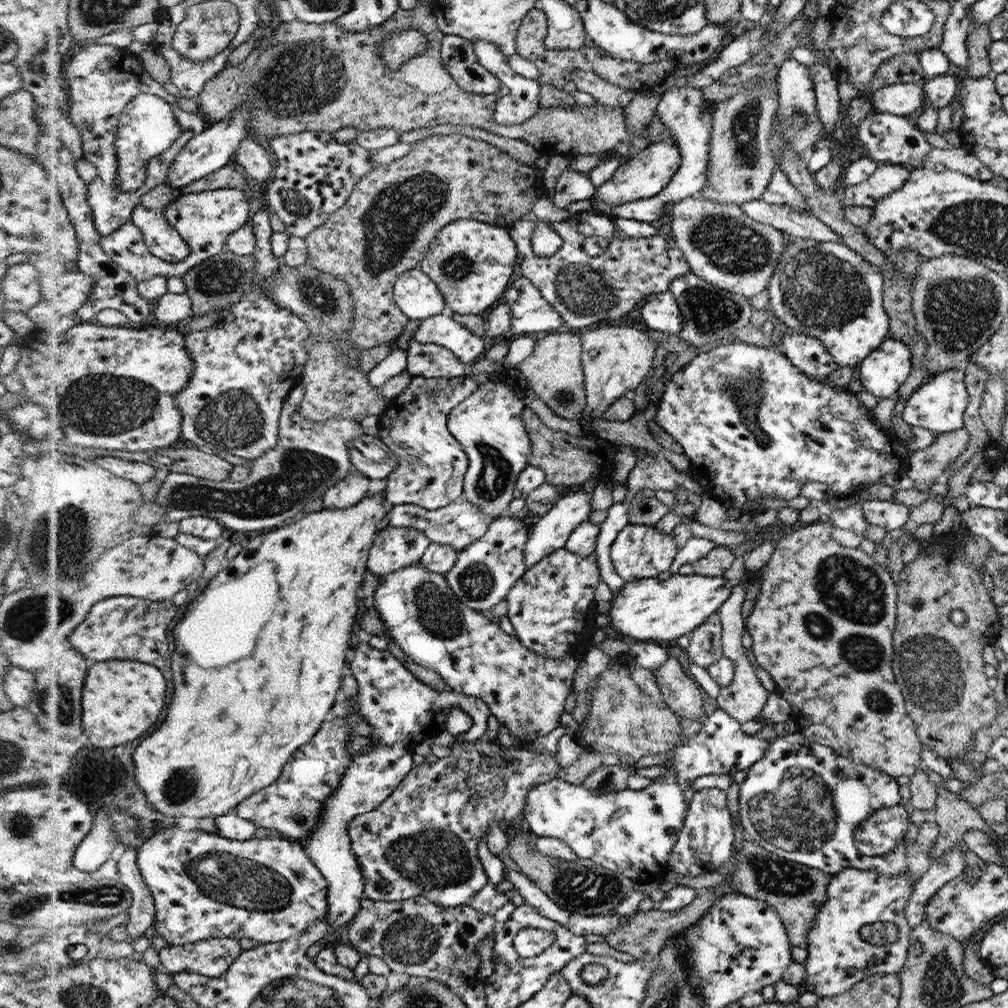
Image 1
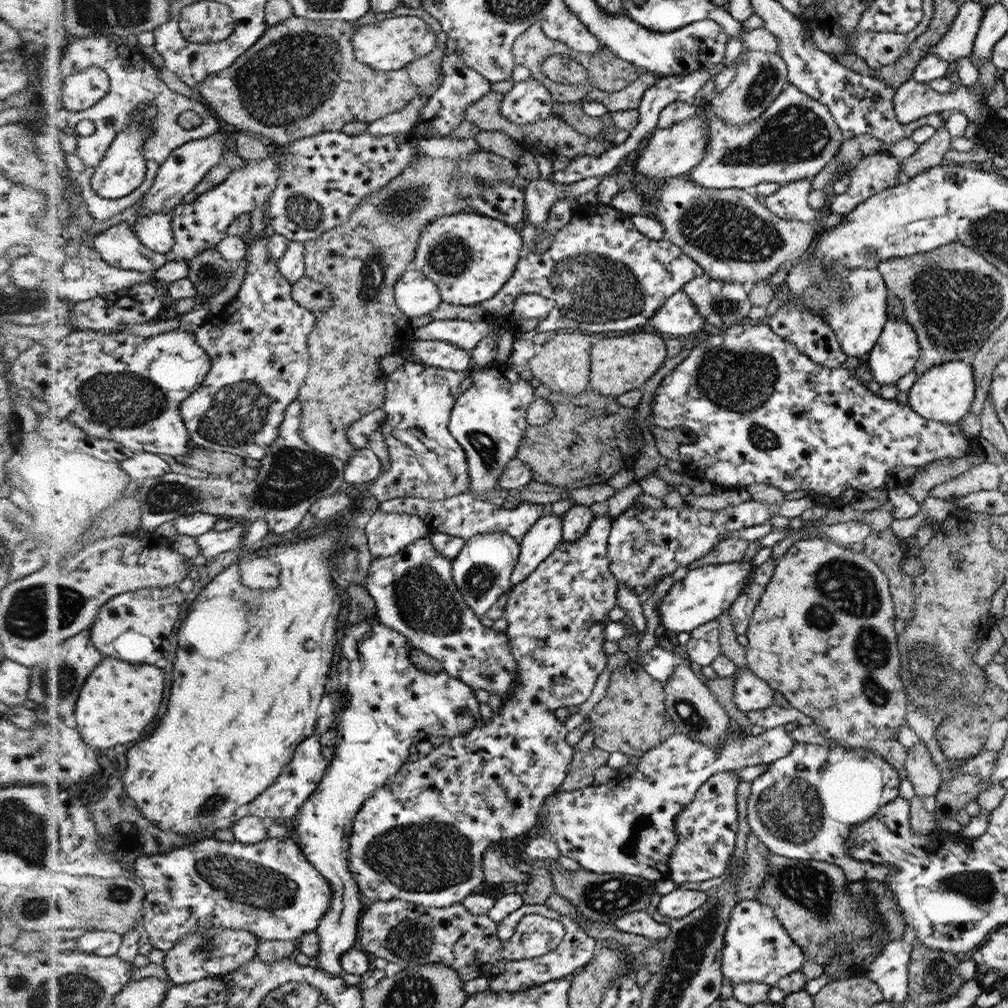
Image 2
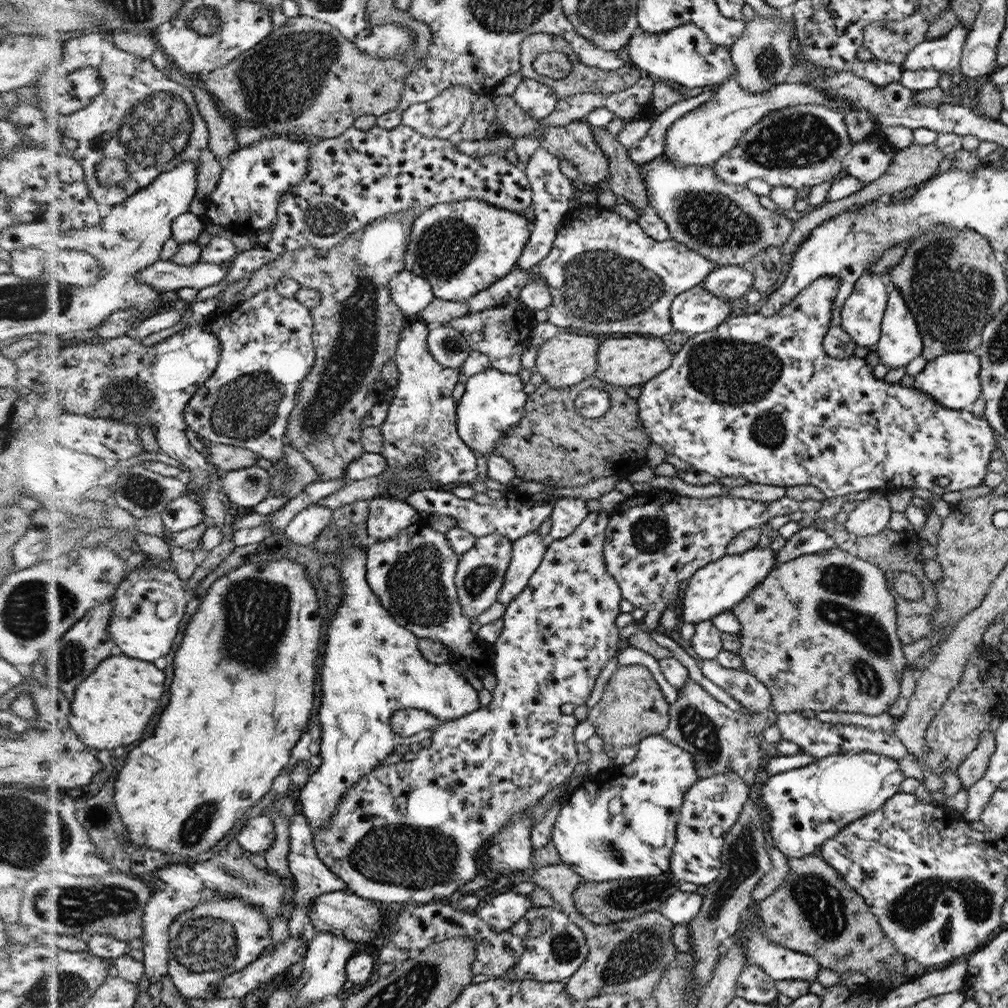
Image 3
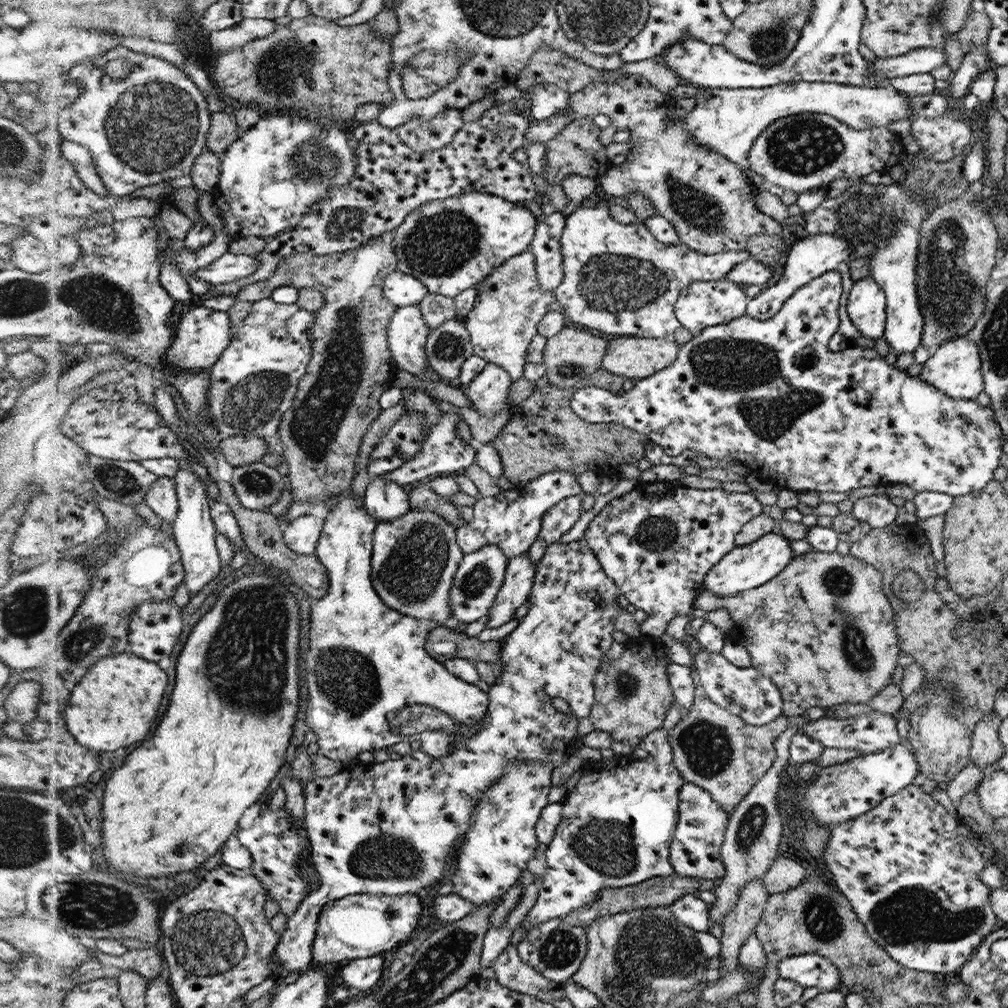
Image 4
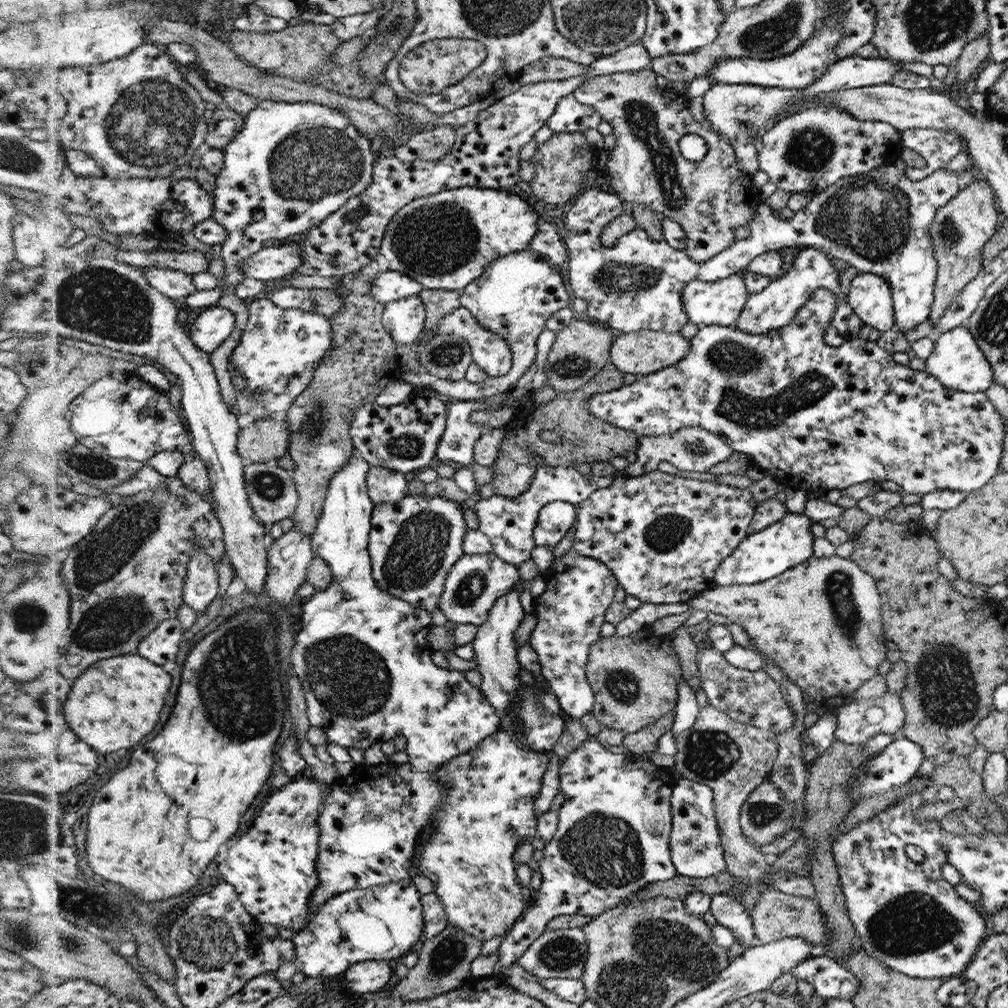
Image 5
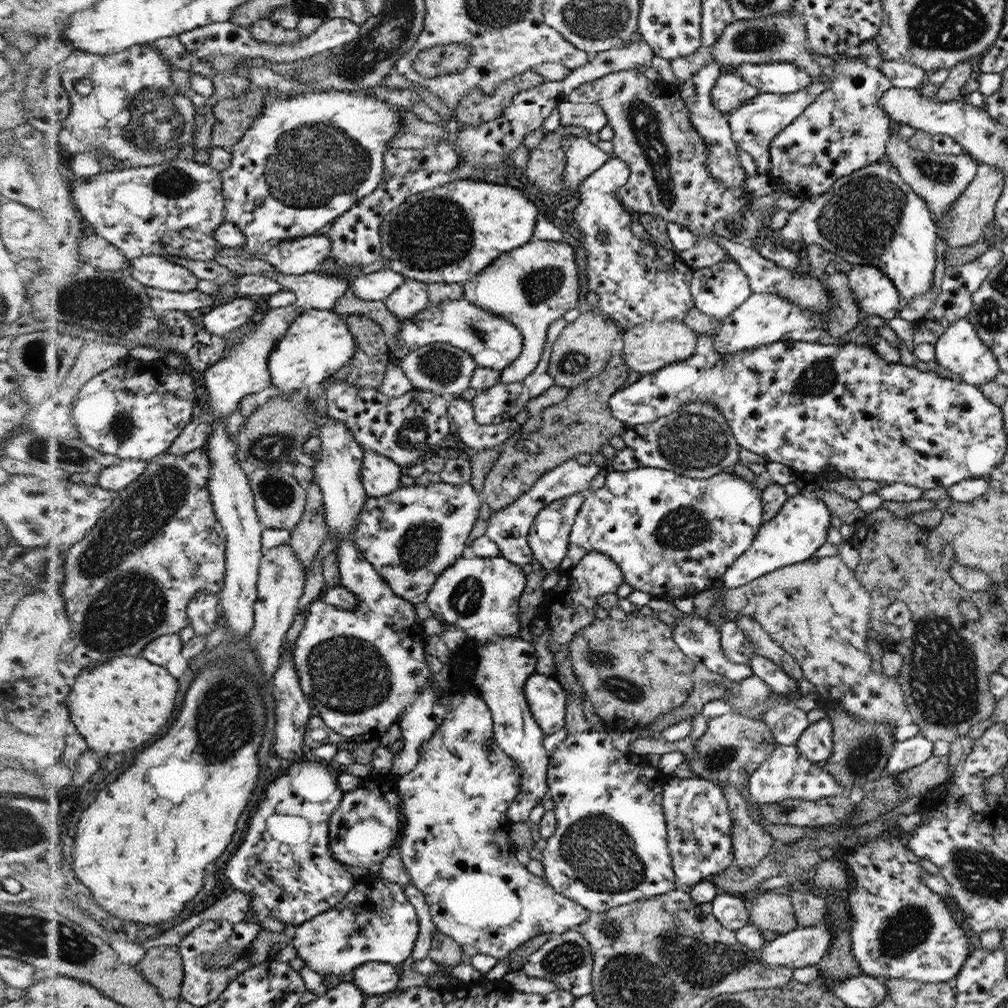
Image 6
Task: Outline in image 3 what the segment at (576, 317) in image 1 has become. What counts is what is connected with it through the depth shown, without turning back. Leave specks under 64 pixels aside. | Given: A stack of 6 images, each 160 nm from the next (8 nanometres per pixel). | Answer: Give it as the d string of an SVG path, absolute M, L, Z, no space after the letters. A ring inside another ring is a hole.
M598 205L578 206L569 209L563 217L551 252L532 270L523 271L515 268L506 277L481 290L466 304L472 313L482 312L488 308L502 306L514 300L523 288L532 281L533 276L541 278L550 286L554 299L548 308L552 324L567 328L569 331L593 334L622 334L627 336L664 337L671 332L671 305L680 293L700 285L716 268L714 262L698 251L692 250L684 243L671 238L662 242L648 235L637 221L628 221Z

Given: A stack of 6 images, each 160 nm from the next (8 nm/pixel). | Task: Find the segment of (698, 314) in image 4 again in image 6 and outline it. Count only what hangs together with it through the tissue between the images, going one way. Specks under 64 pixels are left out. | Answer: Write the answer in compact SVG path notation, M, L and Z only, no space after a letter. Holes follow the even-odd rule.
M725 258L706 268L696 268L695 274L691 278L690 287L695 306L704 314L717 320L723 320L730 316L752 294L747 273L736 260L730 258Z

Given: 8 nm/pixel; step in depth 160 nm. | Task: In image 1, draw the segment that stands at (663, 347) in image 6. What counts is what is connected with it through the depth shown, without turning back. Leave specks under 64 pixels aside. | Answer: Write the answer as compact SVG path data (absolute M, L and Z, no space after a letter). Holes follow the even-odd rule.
M611 324L595 326L580 331L583 344L583 374L584 392L587 405L583 414L584 419L592 422L602 417L603 413L616 400L624 397L636 388L646 378L652 368L652 358L656 344L651 335L634 326L612 326Z

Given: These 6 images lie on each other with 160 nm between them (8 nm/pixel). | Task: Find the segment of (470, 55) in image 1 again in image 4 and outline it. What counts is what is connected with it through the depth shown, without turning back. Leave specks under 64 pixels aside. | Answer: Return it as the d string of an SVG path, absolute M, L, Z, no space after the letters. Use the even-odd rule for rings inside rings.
M444 109L442 113L428 120L412 117L407 124L397 126L395 130L402 141L416 152L434 152L450 144L463 123L461 111Z

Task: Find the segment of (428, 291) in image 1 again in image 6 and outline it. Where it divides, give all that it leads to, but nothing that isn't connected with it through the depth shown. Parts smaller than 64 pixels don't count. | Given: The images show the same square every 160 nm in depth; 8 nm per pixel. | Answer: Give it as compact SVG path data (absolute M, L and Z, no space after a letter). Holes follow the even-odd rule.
M390 269L361 274L350 283L354 294L361 299L384 301L405 281L405 276Z

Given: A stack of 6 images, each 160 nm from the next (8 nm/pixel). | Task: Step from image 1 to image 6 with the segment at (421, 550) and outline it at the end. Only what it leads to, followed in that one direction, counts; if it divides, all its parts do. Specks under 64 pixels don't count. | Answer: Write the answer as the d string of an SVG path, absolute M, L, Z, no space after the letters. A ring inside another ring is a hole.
M375 450L363 451L362 479L368 497L386 496L400 488L402 468L391 458L376 454Z

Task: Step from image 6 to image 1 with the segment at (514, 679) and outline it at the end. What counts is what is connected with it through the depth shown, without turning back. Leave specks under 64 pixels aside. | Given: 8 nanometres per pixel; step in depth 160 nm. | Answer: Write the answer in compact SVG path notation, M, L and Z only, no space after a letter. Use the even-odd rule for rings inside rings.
M578 490L578 492L572 492L572 494L561 497L544 516L530 521L530 537L524 549L524 558L528 569L532 565L538 564L544 557L550 556L555 550L564 548L571 536L571 532L581 522L589 520L588 516L593 511L590 508L590 502L592 502L592 493L588 494L588 492Z

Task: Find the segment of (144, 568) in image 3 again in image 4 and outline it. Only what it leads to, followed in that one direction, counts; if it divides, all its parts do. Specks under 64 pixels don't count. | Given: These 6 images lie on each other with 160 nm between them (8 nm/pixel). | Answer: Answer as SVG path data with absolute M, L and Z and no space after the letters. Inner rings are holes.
M172 600L148 601L135 610L131 625L130 652L152 660L152 662L162 662L162 660L168 660L174 654L174 650L180 642L180 632L184 630L184 626L182 626L182 609Z

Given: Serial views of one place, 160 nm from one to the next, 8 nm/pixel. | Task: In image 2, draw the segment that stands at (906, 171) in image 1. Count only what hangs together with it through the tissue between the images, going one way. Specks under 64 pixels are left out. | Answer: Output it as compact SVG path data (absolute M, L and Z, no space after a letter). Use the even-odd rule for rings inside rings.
M884 152L862 158L856 162L854 164L854 208L867 201L871 196L900 184L899 172L901 168L902 162L900 160L892 158L892 156L884 156Z

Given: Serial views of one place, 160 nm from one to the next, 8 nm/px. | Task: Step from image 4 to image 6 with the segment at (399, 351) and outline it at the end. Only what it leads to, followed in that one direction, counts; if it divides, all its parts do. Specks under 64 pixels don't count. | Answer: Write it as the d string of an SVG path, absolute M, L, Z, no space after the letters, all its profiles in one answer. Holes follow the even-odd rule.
M405 278L403 284L384 300L385 305L395 318L401 318L401 320L413 318L427 308L429 302L427 286L426 282Z

